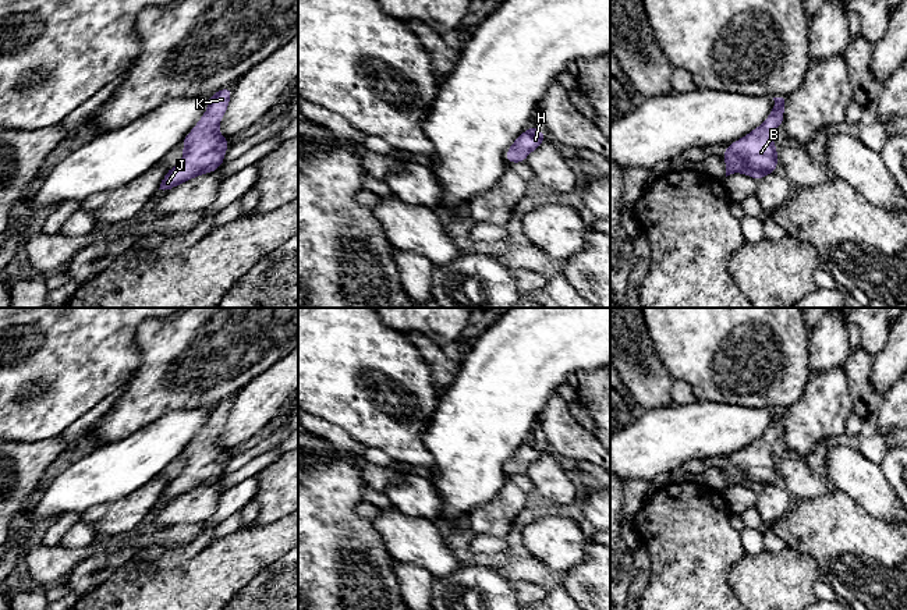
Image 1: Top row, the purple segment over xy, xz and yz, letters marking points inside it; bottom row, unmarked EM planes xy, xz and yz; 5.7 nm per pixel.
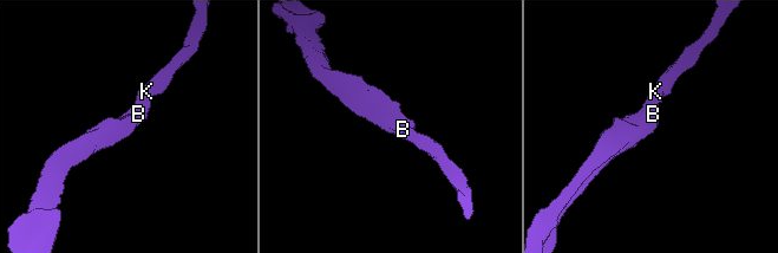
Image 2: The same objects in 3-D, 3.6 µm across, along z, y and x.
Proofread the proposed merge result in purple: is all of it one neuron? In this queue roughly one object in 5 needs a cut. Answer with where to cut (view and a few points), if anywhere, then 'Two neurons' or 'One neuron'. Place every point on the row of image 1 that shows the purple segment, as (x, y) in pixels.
No split. One neuron

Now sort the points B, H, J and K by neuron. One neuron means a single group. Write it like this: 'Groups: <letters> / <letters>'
Groups: B H J K

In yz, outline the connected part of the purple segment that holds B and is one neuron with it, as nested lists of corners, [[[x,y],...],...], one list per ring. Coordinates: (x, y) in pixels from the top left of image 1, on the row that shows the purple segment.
[[[773,97],[773,100],[773,110],[766,120],[724,149],[722,156],[726,162],[726,177],[743,173],[758,182],[762,177],[776,173],[779,162],[772,131],[784,124],[784,99]]]

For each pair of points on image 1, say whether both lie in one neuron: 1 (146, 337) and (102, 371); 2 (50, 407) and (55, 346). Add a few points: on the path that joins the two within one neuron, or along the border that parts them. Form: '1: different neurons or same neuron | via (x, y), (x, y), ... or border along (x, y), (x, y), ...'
1: different neurons | border along (142, 322), (135, 334), (140, 365), (128, 378)
2: same neuron | via (50, 392), (53, 361)

